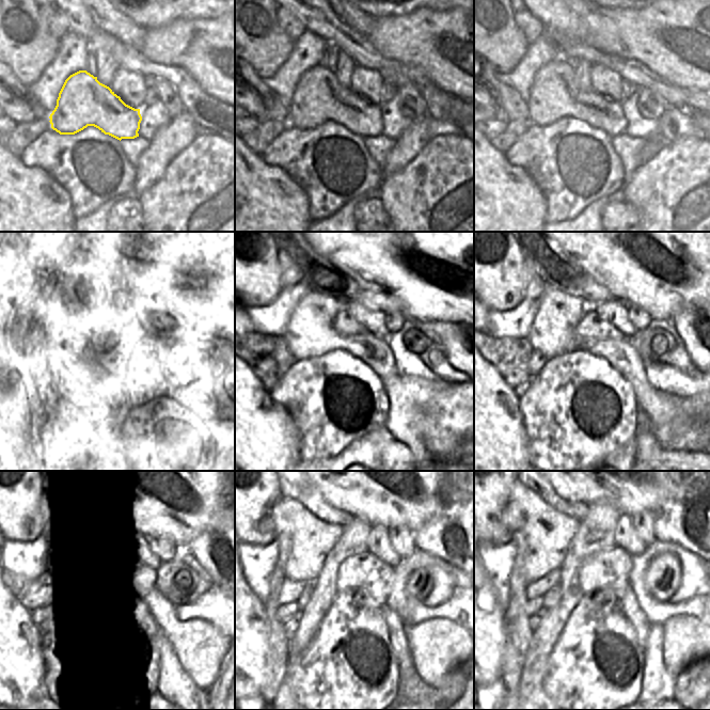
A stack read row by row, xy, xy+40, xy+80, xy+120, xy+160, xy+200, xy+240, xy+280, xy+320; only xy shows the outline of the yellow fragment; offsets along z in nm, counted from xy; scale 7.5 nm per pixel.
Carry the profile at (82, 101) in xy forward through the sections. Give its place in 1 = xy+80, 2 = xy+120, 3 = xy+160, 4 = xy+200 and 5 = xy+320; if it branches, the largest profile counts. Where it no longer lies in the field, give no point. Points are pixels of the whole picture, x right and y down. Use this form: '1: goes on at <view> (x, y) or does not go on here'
1: goes on at xy+80 (554, 94)
2: goes on at xy+120 (74, 332)
3: goes on at xy+160 (311, 332)
4: goes on at xy+200 (552, 333)
5: goes on at xy+320 (541, 543)

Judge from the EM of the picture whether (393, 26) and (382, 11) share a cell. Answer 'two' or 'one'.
two

